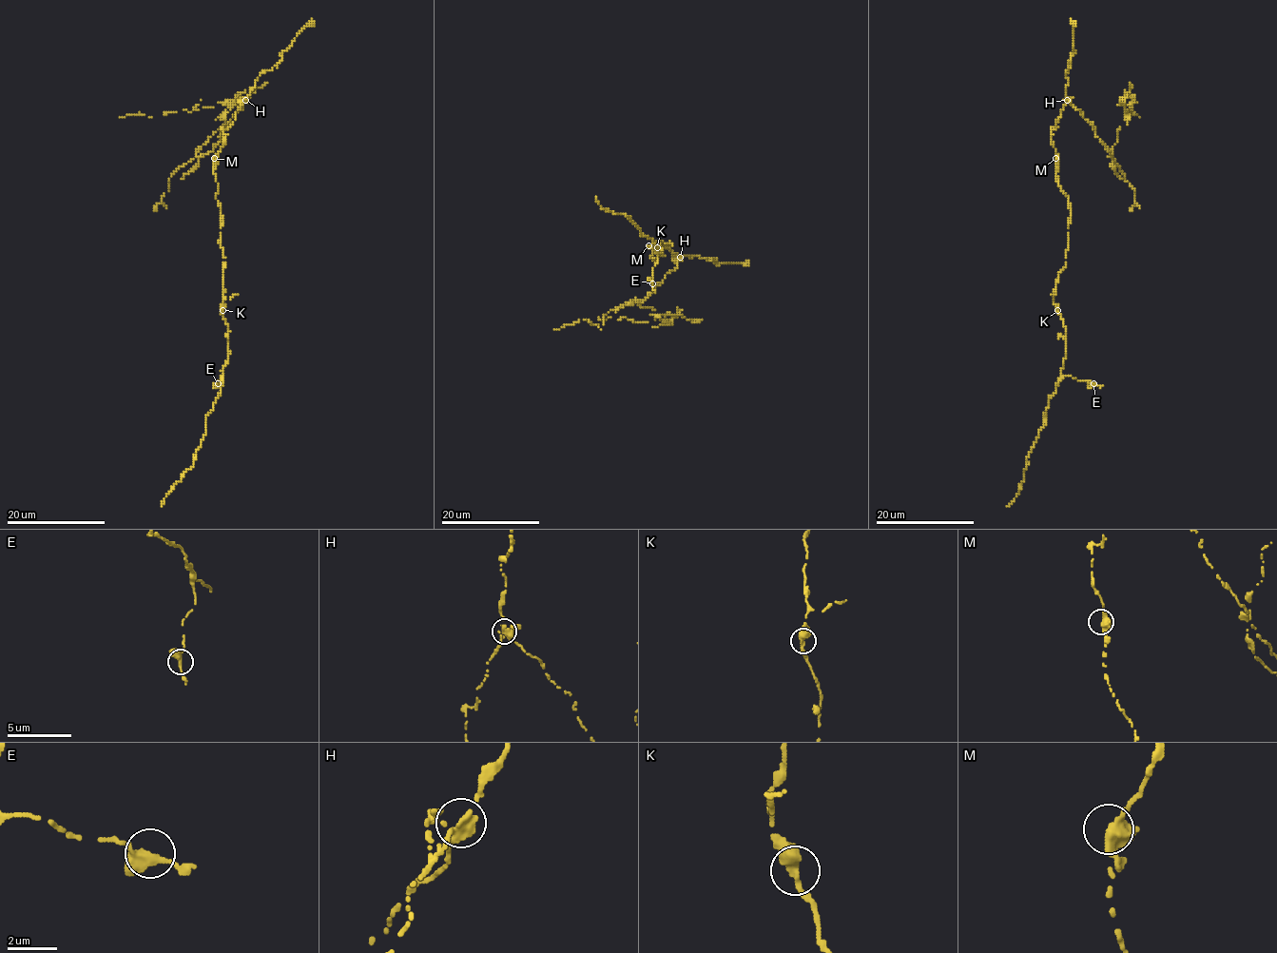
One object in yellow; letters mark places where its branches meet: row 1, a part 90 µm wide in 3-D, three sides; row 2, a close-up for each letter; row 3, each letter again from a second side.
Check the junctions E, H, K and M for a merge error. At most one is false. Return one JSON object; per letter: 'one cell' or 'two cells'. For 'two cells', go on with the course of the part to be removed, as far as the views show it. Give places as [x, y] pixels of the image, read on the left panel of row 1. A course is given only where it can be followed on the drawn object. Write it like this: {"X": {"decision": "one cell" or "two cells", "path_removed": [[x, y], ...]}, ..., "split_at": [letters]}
{"E": {"decision": "one cell"}, "H": {"decision": "two cells"}, "K": {"decision": "one cell"}, "M": {"decision": "one cell"}, "split_at": ["H"]}

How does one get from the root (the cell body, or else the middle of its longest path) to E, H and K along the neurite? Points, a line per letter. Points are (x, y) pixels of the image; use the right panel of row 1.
E: (1056, 158), (1056, 179), (1072, 214), (1065, 266), (1053, 294), (1066, 333), (1061, 374), (1093, 383)
H: (1056, 158), (1052, 130), (1056, 127), (1066, 99)
K: (1056, 158), (1056, 179), (1069, 200), (1072, 214), (1065, 266), (1059, 273), (1053, 294), (1057, 310)

